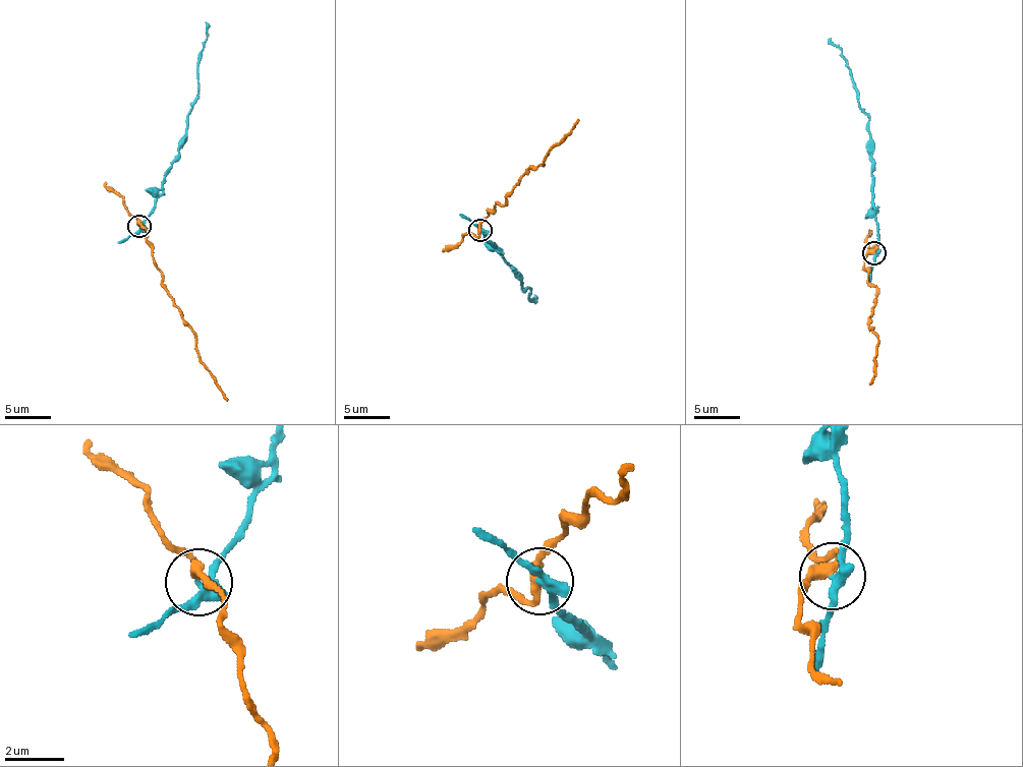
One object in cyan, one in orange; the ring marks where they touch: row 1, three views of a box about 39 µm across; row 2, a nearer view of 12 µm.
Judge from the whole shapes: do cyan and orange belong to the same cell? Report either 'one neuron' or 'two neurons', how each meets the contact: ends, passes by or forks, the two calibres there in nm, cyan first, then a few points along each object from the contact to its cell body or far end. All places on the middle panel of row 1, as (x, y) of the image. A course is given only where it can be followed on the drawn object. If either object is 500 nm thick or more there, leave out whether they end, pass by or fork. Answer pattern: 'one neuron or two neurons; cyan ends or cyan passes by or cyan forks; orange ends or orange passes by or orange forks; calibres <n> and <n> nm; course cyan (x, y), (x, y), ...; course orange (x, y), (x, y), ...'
two neurons; cyan passes by; orange passes by; calibres 280 and 320 nm; course cyan (479, 231), (522, 282), (521, 290), (530, 287), (530, 302), (536, 300), (533, 296); course orange (479, 231), (496, 201), (505, 203), (506, 195), (526, 170), (544, 165), (547, 153), (564, 138), (577, 119)

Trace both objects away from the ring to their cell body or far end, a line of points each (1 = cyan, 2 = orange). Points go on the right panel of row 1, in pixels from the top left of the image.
1: (874, 253), (877, 228), (873, 210), (872, 143), (868, 117), (859, 105), (848, 62), (839, 48), (828, 40)
2: (874, 253), (863, 258), (868, 285), (875, 288), (869, 326), (877, 336), (877, 356), (869, 386)

